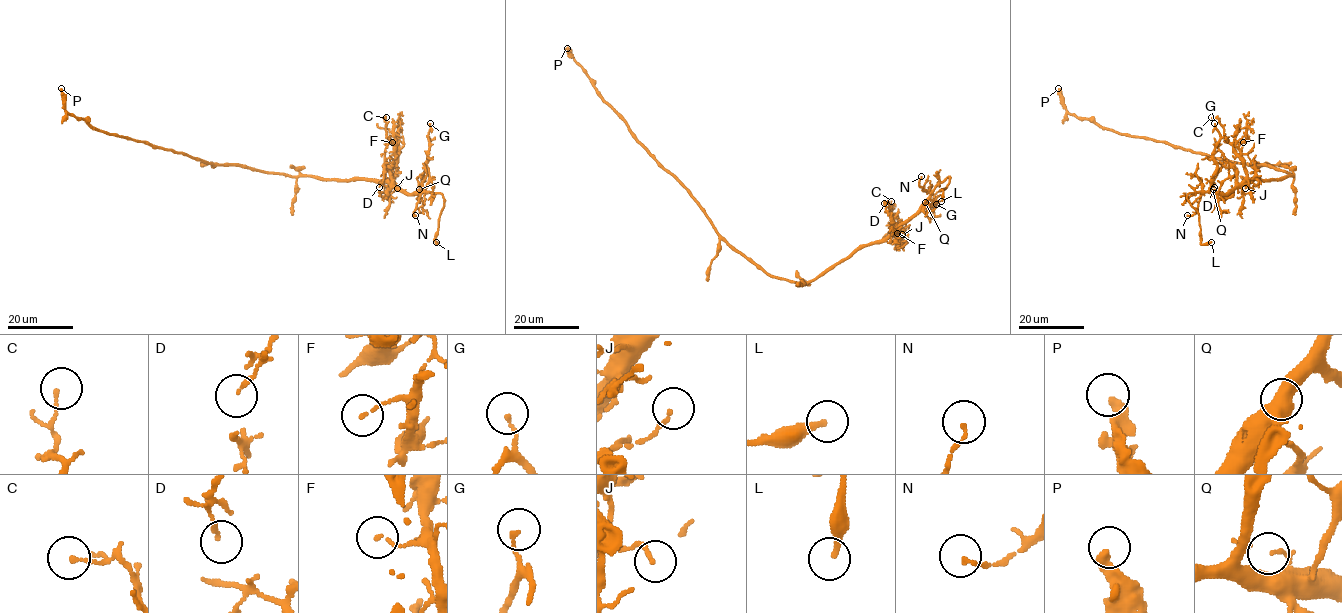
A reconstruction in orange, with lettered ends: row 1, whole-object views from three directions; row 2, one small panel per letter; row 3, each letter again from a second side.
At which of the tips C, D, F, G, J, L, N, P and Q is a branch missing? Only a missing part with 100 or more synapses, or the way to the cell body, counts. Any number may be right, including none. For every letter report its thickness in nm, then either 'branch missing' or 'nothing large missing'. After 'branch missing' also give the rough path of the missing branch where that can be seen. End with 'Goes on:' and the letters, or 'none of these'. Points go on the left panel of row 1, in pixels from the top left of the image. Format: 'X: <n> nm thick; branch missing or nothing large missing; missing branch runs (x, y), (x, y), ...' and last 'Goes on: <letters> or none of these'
C: 140 nm thick; nothing large missing
D: 120 nm thick; nothing large missing
F: 90 nm thick; nothing large missing
G: 130 nm thick; nothing large missing
J: 140 nm thick; nothing large missing
L: 240 nm thick; branch missing; missing branch runs (436, 242), (428, 245), (421, 242)
N: 110 nm thick; nothing large missing
P: 360 nm thick; nothing large missing
Q: 110 nm thick; nothing large missing
Goes on: L

